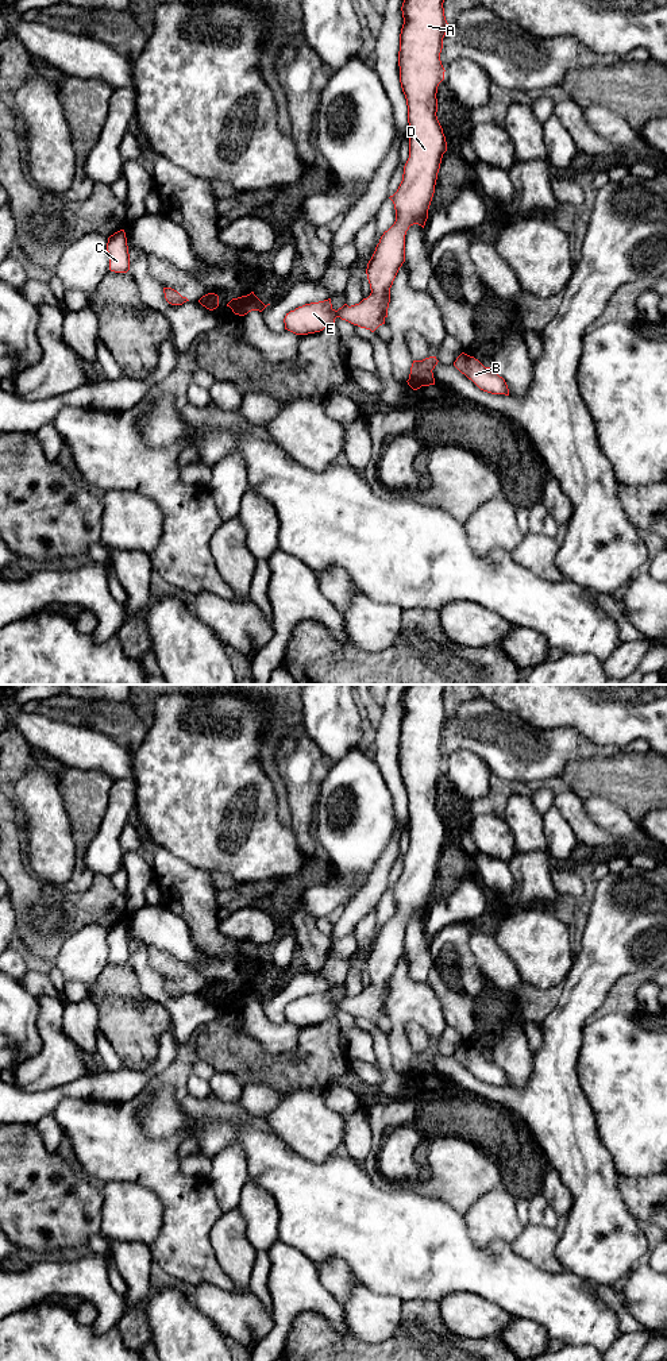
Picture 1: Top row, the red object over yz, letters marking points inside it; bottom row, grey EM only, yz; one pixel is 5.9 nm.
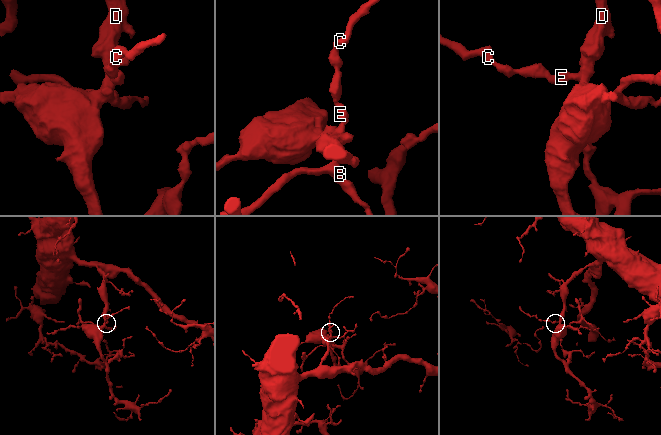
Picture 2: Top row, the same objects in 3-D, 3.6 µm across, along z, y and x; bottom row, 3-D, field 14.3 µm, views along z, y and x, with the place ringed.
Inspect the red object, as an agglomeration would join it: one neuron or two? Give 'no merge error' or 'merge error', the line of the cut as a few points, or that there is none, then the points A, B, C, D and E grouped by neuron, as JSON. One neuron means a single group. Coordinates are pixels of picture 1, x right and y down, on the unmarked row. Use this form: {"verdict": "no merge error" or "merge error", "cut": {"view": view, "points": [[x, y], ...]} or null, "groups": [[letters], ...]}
{"verdict": "no merge error", "cut": null, "groups": [["A", "B", "C", "D", "E"]]}

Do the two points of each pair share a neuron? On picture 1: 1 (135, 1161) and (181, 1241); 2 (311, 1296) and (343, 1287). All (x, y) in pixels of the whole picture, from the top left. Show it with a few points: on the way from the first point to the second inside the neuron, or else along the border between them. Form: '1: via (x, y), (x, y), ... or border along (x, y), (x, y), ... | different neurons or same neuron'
1: via (155, 1179), (181, 1205), (181, 1221) | same neuron
2: border along (316, 1265), (320, 1283), (339, 1303) | different neurons

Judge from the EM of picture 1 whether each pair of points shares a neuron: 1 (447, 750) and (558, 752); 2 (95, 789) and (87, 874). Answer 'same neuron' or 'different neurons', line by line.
1: same neuron
2: same neuron

